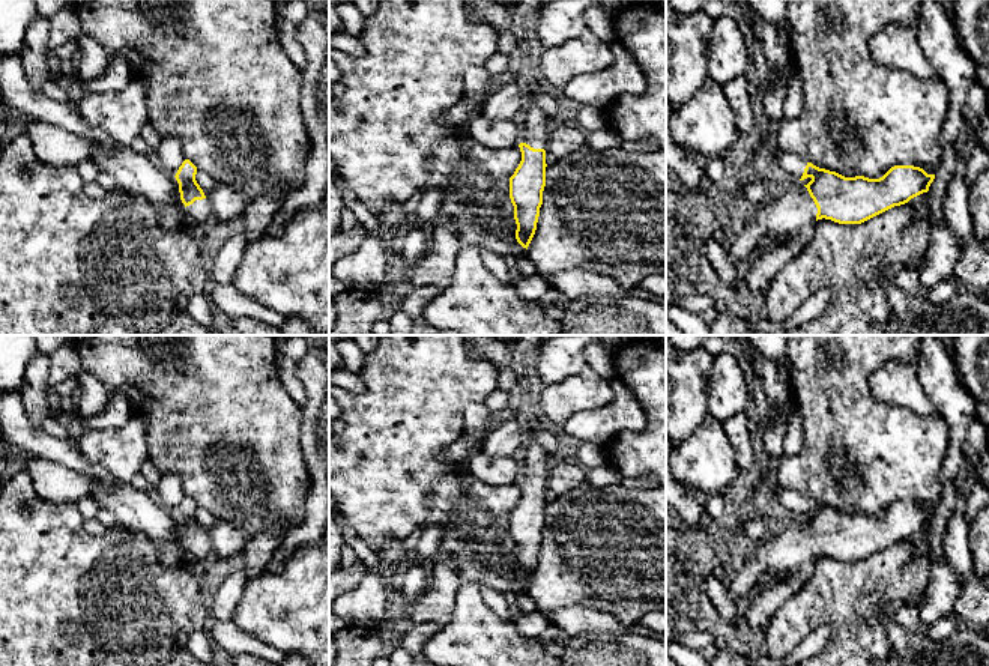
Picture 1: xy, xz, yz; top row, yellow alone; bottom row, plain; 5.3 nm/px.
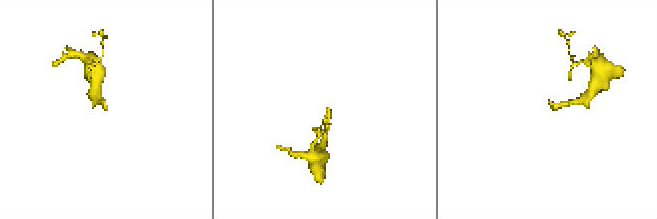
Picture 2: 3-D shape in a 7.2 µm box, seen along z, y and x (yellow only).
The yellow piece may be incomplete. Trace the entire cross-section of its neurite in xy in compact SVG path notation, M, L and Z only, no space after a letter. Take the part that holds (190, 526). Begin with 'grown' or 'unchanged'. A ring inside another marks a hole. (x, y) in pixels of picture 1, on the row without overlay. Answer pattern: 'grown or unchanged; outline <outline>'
grown; outline M185 496L176 510L180 537L185 541L188 555L198 564L204 564L210 558L210 543L207 535L195 517L197 504Z

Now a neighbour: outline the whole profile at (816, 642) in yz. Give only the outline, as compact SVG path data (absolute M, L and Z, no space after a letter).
M822 625L810 633L797 649L783 661L771 660L759 646L750 655L743 655L749 666L794 666L797 661L806 660L812 655L819 655L837 637L833 625Z

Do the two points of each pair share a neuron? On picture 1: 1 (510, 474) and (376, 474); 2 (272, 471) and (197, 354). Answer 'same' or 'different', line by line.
1: different
2: same

